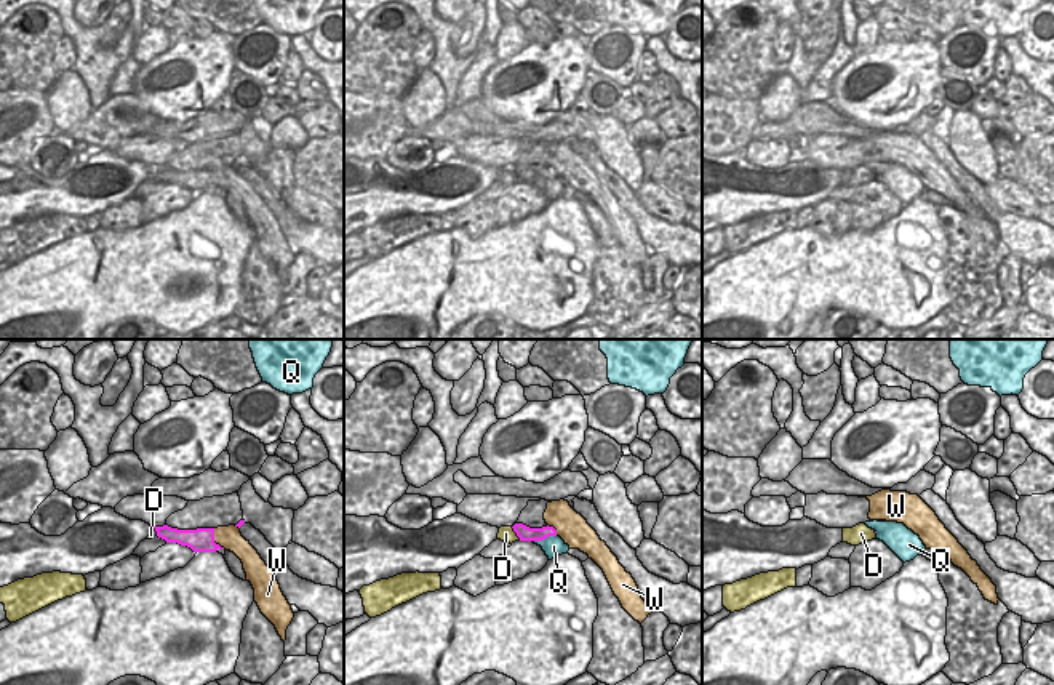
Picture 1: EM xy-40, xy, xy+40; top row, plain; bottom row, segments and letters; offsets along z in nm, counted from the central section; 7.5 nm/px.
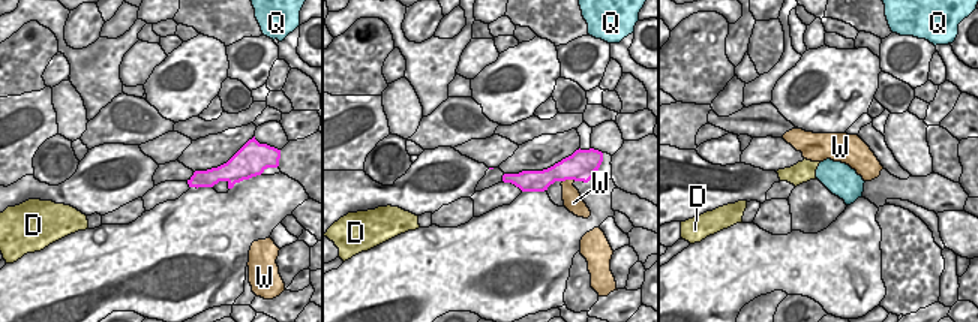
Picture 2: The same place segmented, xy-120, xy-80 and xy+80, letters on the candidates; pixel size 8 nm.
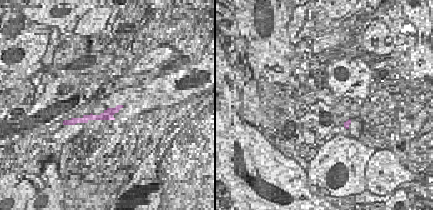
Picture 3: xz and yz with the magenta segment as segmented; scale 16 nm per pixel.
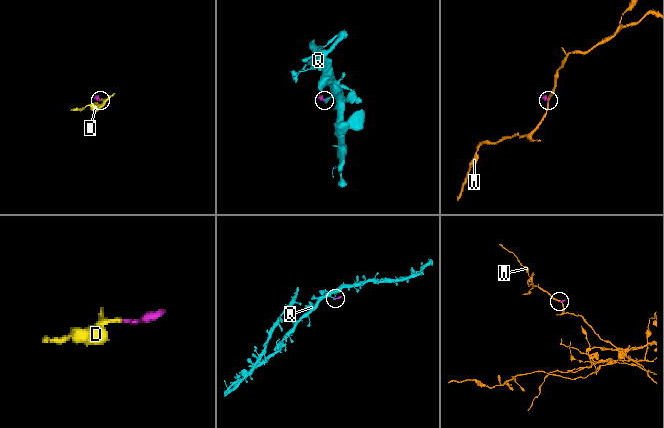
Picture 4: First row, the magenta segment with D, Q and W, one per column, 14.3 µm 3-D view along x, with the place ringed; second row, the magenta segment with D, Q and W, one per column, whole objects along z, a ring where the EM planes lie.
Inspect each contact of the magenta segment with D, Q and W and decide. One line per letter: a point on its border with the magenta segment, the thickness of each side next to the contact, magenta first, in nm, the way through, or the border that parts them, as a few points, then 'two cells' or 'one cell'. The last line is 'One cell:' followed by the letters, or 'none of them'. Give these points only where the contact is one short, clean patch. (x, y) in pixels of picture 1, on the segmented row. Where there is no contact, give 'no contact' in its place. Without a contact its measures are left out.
D: xy (515, 532) | 120/120 nm | across xy (525, 533), (515, 532), (506, 533) | one cell
Q: xy (544, 538) | 120/160 nm | along xy (555, 535), (533, 541) | two cells
W: xy-40 (213, 540) | 190/170 nm | two cells
One cell: D

